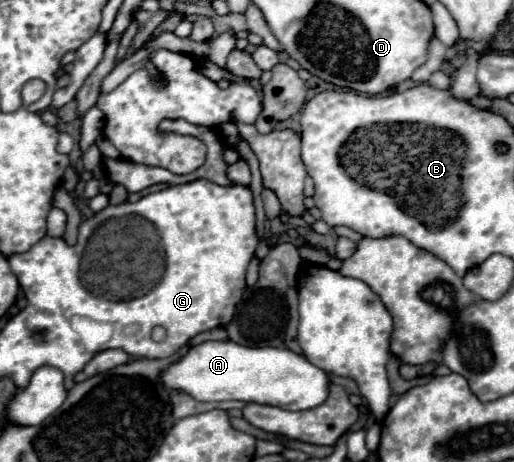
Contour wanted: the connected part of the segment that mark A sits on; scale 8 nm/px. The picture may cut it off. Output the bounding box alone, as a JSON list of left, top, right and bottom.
[160,340,328,410]

